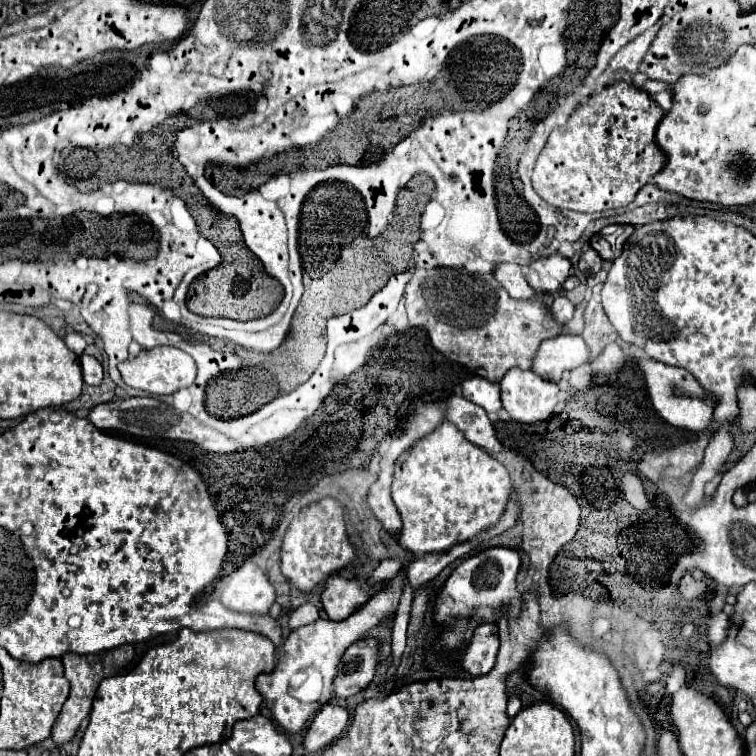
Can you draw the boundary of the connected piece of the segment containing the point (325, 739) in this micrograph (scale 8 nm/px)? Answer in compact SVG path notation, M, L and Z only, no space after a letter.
M331 703L323 705L305 731L303 737L305 751L317 751L321 747L331 745L337 737L341 737L347 723L349 723L347 709Z

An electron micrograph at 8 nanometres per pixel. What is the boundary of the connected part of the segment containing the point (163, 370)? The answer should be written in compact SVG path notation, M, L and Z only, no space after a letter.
M153 347L149 351L141 351L135 359L127 359L119 365L119 373L129 387L147 391L151 395L171 395L183 387L189 387L195 381L197 367L193 357L175 347Z

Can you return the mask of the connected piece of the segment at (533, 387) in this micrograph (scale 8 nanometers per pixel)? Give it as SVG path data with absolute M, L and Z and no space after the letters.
M509 369L501 381L503 409L515 421L531 419L527 423L547 421L557 405L559 387L553 381L545 381L533 371Z

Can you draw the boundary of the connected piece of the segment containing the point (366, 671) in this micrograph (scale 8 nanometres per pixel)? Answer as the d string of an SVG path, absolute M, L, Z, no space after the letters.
M363 639L355 641L343 655L337 667L337 677L333 681L333 697L347 699L365 689L377 667L377 641Z

